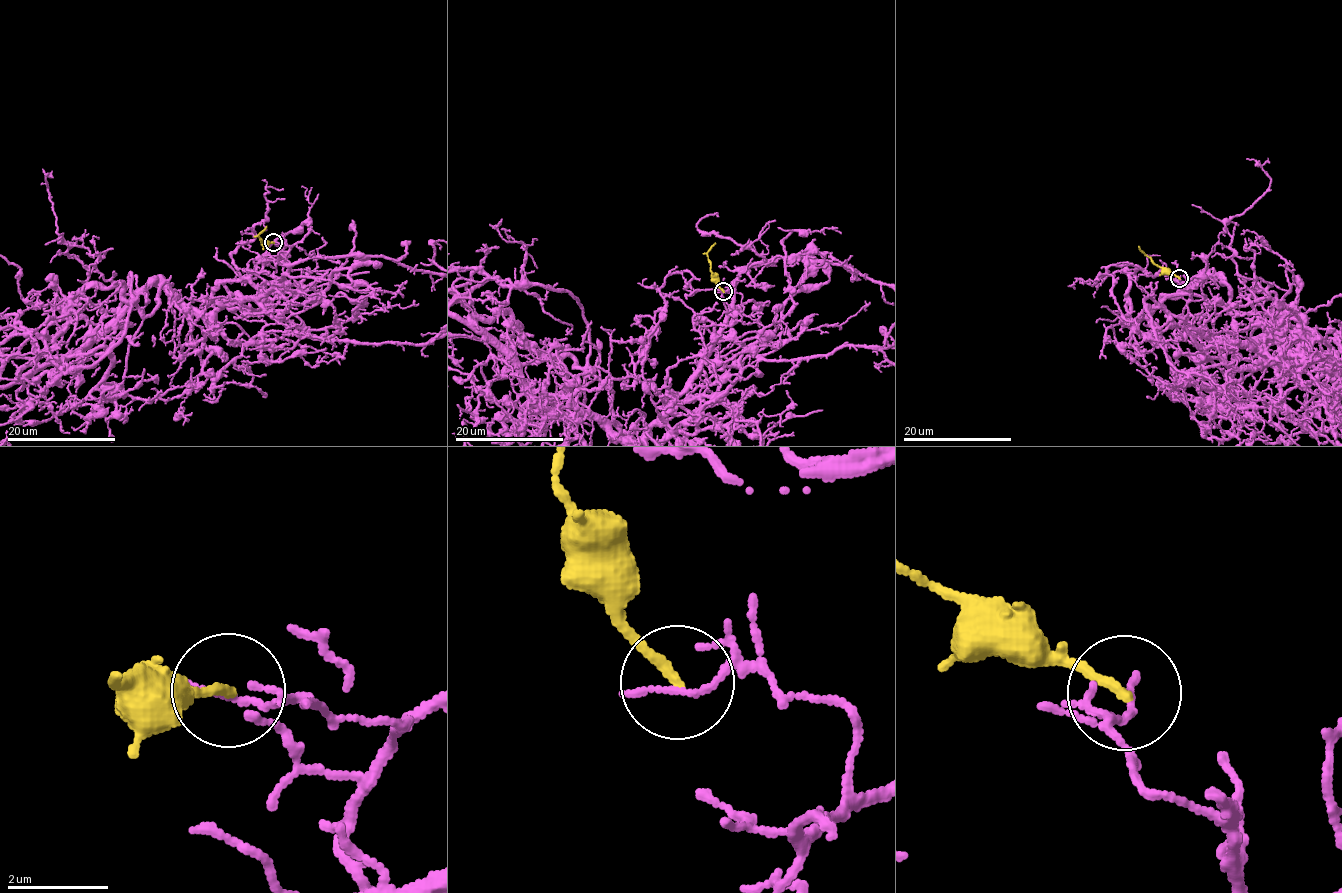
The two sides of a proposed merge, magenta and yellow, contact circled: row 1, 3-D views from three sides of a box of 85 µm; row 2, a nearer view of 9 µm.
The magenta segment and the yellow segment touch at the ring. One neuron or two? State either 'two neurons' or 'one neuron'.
two neurons

